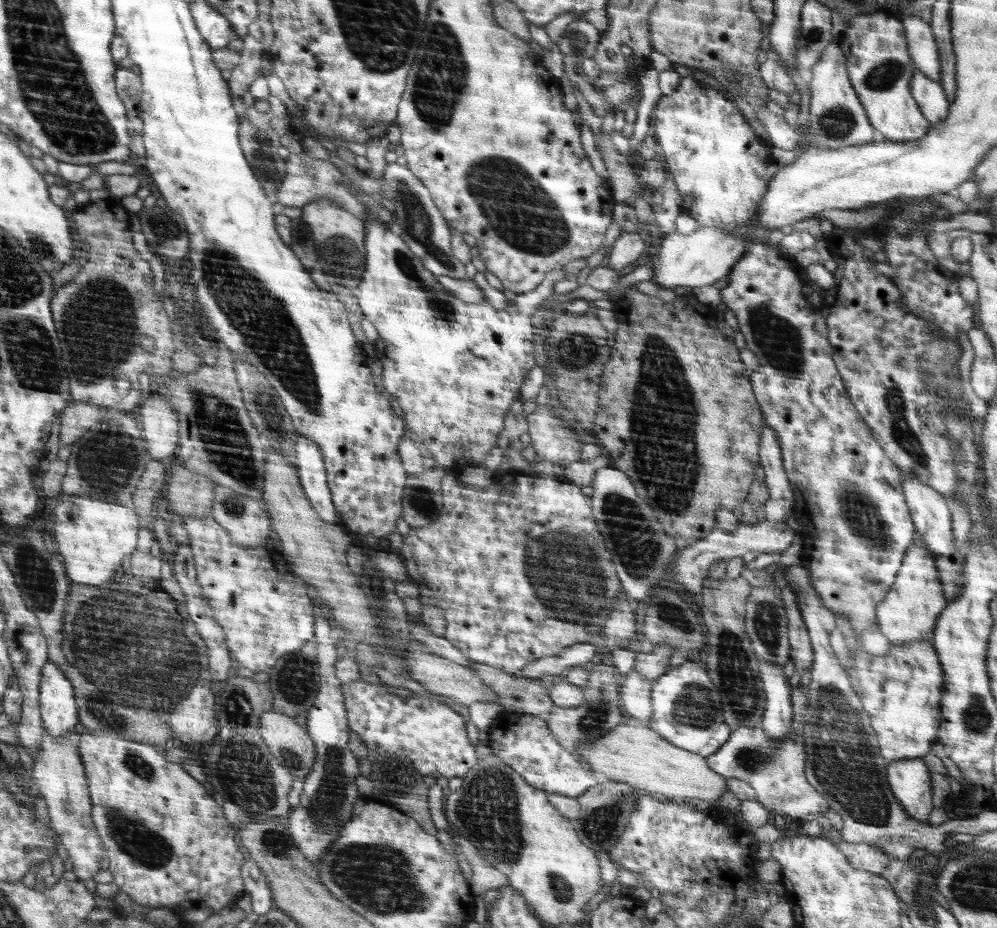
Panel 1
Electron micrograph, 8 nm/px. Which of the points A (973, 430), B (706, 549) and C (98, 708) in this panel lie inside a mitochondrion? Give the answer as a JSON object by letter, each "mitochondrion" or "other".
{"A":"other","B":"other","C":"mitochondrion"}

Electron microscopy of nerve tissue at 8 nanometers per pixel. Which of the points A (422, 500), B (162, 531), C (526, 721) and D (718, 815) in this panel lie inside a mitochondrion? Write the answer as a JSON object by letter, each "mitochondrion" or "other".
{"A":"mitochondrion","B":"other","C":"other","D":"other"}

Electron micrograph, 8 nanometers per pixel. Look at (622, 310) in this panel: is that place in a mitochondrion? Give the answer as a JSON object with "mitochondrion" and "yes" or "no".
{"mitochondrion":"no"}

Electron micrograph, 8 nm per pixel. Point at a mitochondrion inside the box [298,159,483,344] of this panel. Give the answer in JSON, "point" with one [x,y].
{"point":[418,222]}

